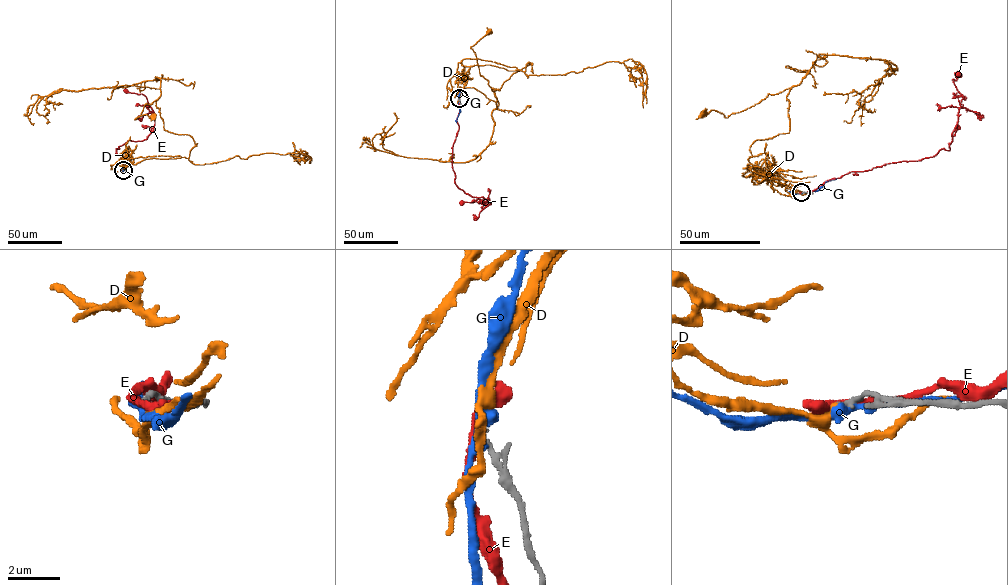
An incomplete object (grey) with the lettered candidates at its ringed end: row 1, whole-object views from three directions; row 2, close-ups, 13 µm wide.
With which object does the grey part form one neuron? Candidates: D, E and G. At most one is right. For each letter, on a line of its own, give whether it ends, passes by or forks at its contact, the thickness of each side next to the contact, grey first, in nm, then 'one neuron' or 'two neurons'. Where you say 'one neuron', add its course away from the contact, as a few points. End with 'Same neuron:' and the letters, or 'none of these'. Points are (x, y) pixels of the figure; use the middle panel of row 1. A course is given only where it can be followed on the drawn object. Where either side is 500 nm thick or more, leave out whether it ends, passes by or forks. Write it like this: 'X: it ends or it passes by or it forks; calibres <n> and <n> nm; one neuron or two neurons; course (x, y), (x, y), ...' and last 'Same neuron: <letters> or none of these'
D: it passes by; calibres 200 and 280 nm; one neuron; course (458, 98), (471, 66), (524, 71), (532, 64), (492, 90), (470, 48), (489, 32)
E: it passes by; calibres 240 and 240 nm; two neurons
G: it passes by; calibres 240 and 400 nm; two neurons
Same neuron: D

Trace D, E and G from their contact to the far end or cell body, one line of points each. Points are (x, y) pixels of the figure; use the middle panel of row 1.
D: (458, 98), (471, 66), (524, 71), (532, 64), (492, 90), (470, 48), (489, 32)
E: (458, 98), (459, 129), (452, 148), (454, 183), (465, 193), (491, 202), (486, 206), (479, 199), (462, 203)
G: (458, 98), (457, 123)

